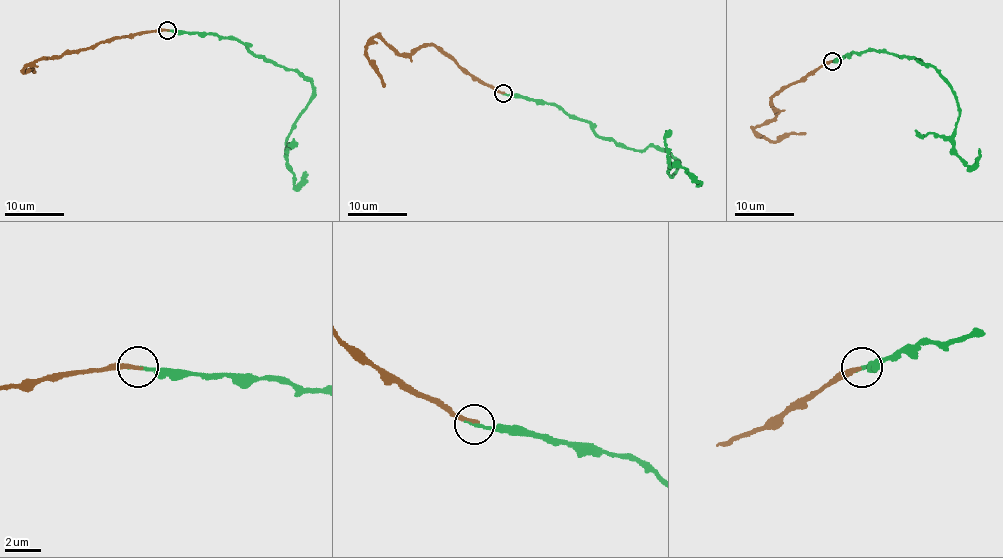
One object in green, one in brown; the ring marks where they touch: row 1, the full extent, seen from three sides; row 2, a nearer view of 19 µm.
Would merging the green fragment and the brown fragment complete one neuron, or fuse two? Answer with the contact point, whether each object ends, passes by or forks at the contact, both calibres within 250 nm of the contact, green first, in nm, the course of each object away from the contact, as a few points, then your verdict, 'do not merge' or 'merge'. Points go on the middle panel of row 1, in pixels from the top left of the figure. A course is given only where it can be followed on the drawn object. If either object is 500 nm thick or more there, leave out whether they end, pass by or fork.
at (503, 93); green ends there; brown ends there; 180 nm thick on the green side, 240 nm on the other; green runs (502, 93), (554, 103), (629, 148), (666, 151), (679, 166), (669, 177), (679, 165), (698, 185); brown runs (502, 93), (472, 79), (434, 46), (425, 44), (398, 55), (373, 37), (366, 49), (367, 60), (384, 86); merge

